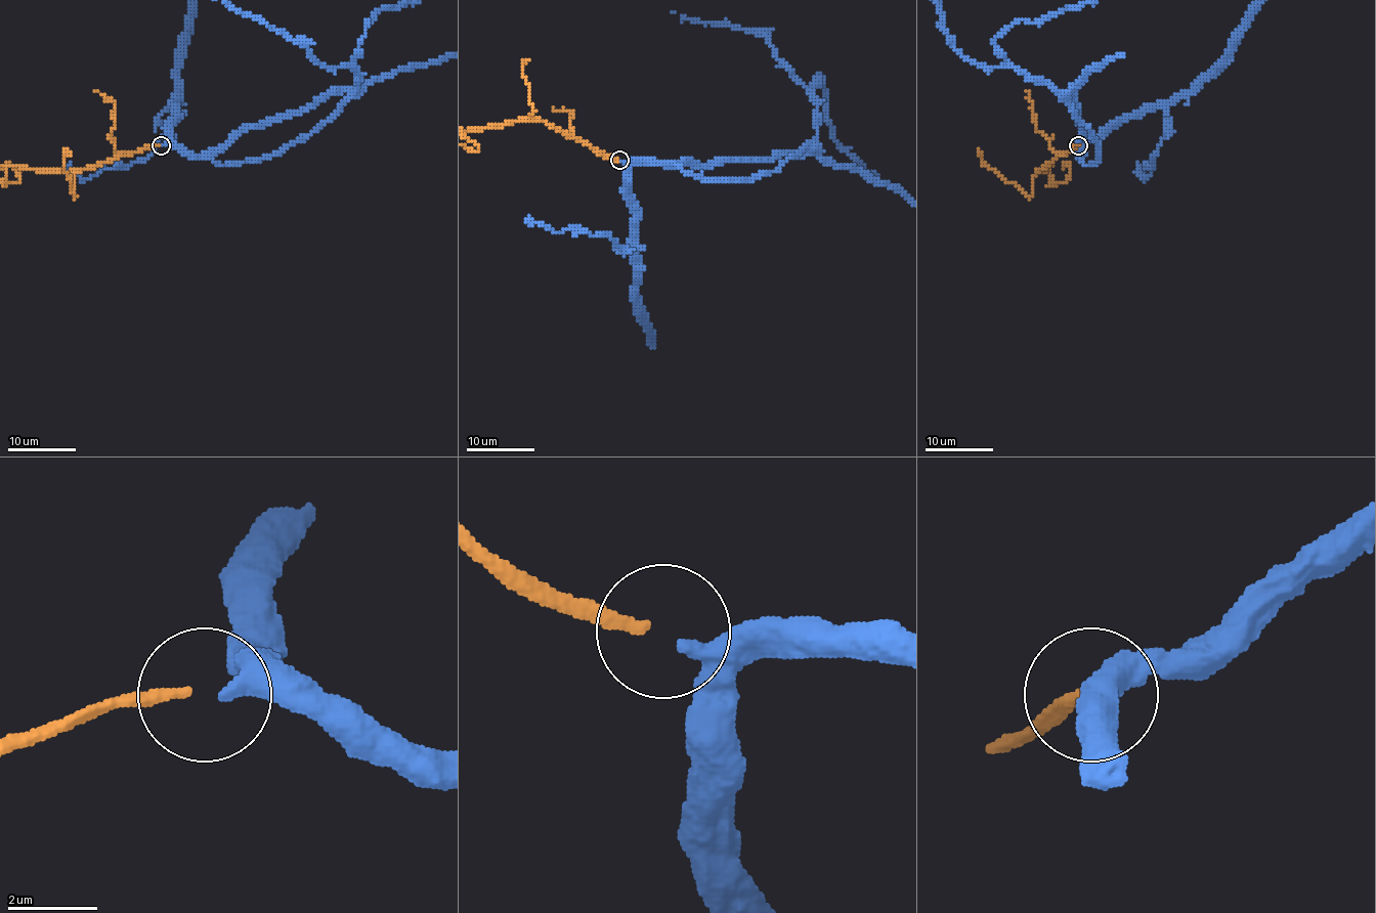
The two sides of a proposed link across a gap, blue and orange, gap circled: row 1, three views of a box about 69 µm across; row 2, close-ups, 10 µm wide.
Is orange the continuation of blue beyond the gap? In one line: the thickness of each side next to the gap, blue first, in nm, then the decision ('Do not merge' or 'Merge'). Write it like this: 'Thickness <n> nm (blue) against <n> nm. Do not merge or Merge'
Thickness 360 nm (blue) against 280 nm. Merge

